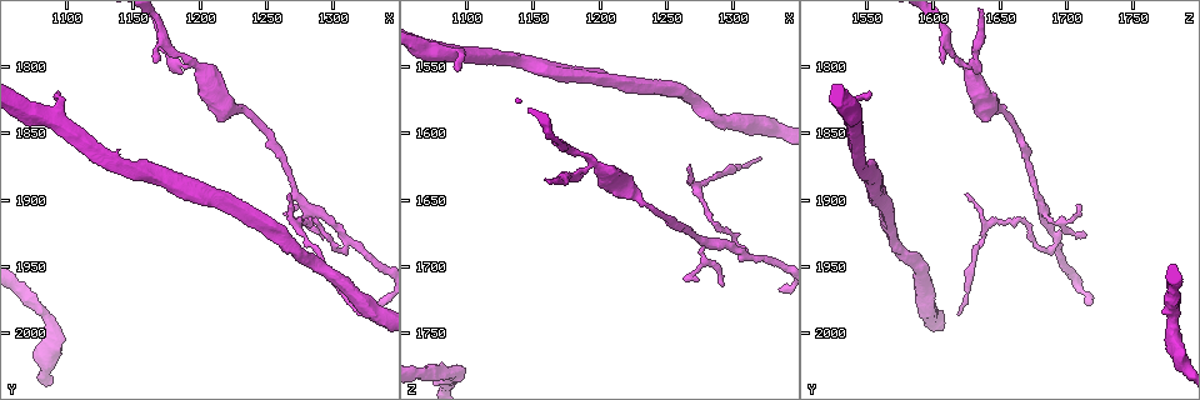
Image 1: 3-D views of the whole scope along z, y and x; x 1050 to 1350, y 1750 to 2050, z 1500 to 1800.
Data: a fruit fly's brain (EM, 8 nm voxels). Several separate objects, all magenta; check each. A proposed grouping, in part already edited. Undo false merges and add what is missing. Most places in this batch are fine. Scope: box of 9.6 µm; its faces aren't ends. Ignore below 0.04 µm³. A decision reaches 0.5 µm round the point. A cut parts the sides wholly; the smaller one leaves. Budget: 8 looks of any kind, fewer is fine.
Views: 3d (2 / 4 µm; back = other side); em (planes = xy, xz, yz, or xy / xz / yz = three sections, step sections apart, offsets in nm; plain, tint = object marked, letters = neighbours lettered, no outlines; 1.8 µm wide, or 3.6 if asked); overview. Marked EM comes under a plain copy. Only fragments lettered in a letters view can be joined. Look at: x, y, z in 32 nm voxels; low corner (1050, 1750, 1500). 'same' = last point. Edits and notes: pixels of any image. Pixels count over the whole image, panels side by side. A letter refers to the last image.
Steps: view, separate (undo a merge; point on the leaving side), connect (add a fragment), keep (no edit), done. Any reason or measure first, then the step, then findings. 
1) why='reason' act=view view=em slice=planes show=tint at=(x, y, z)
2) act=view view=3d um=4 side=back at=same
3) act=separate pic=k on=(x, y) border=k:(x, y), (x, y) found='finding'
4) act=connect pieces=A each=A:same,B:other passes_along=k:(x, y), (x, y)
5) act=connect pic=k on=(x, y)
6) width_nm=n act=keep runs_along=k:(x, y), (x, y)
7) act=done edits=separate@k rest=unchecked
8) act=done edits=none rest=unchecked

why='free end' act=view view=em slice=yz step=4 show=letters at=(1336, 1976, 1716)

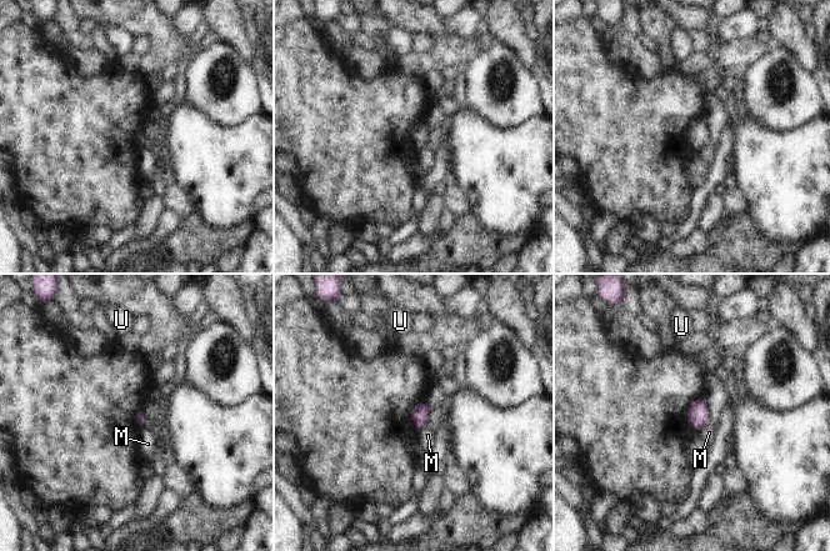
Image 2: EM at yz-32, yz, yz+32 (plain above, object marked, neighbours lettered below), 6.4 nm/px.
act=view view=em slice=planes show=letters at=same

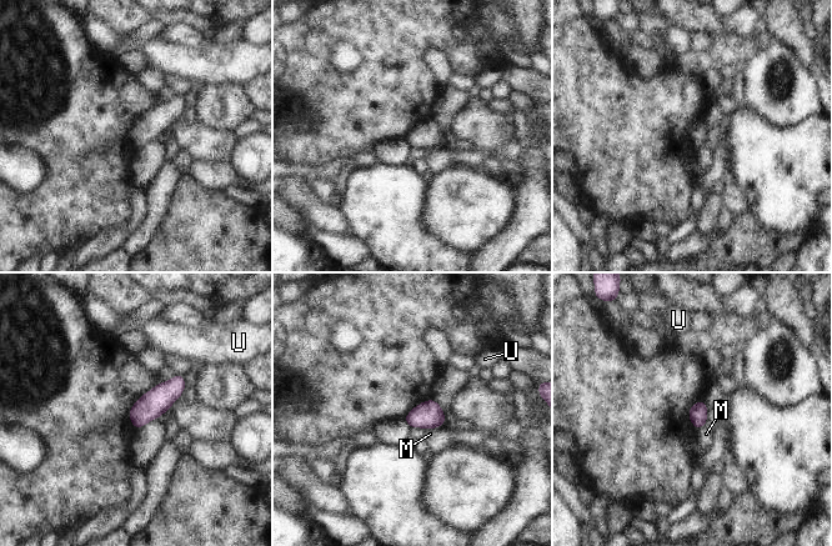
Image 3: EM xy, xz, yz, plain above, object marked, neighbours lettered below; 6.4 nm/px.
longest_contact=M:80nm act=keep each=M:other,U:other border=3:(706, 424), (697, 430) found='no lettered fragment goes on from it'

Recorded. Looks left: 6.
why='three-way junction' act=view view=em slice=yz step=8 show=tint at=(1310, 1932, 1694)

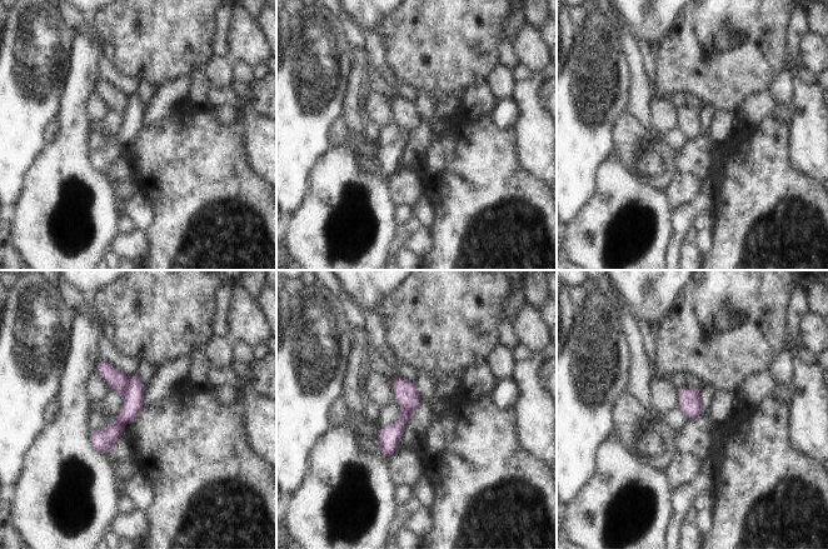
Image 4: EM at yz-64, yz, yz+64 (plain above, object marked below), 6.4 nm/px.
act=view view=em slice=planes show=tint at=same

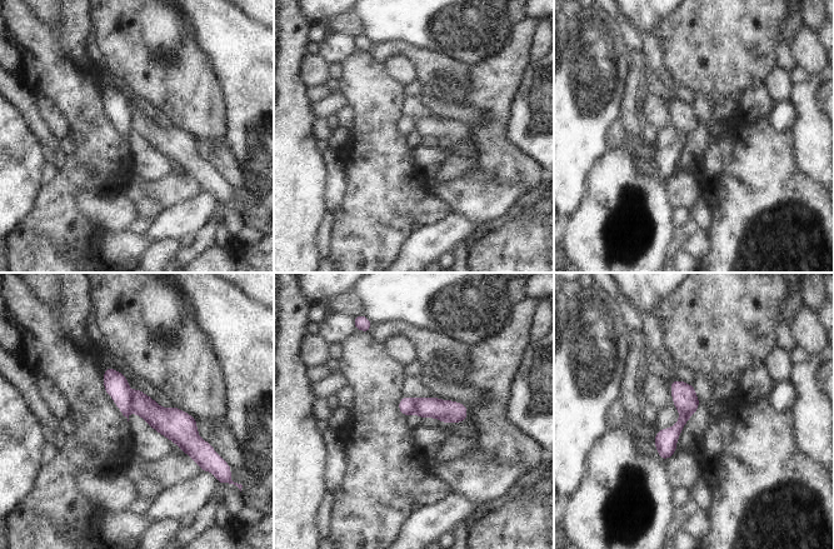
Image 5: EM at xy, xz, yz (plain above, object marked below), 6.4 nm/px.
act=view view=em slice=planes show=letters at=same

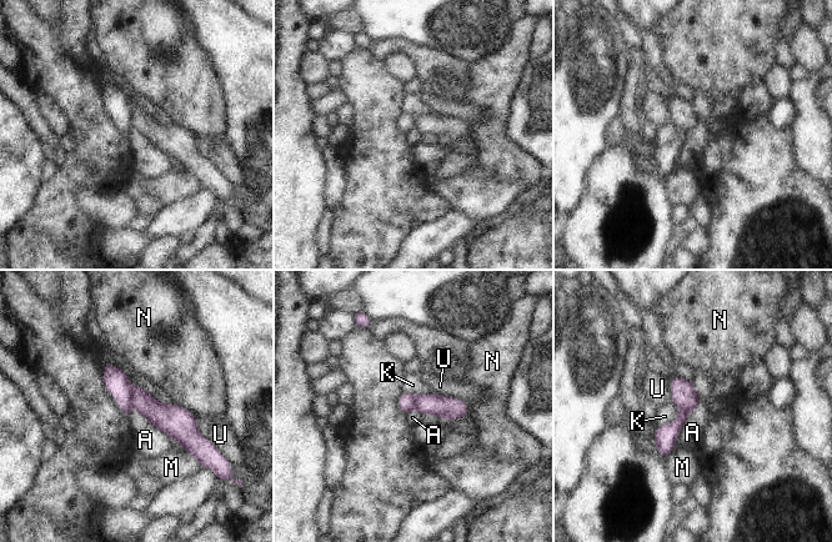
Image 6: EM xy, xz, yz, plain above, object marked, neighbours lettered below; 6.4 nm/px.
act=separate pic=6 on=(115, 381) each=A:other,K:other,M:other,N:other,U:other found='two neurons meet here'

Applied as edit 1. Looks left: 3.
why='redraw' act=view view=overview

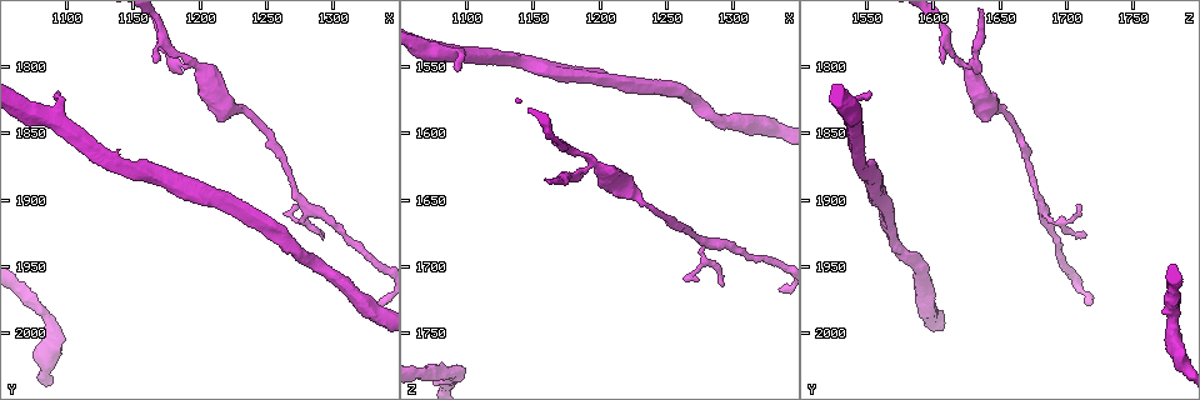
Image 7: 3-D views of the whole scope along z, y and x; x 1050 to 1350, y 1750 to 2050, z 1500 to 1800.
why='branch stops here' act=view view=em slice=planes show=letters at=(1094, 1826, 1550)

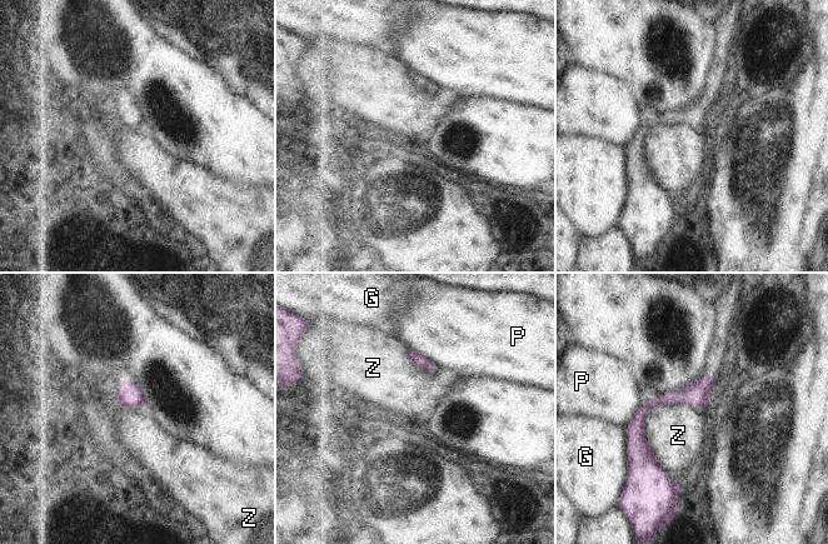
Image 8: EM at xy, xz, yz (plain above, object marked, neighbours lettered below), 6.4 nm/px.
longest_contact=Z:500nm act=keep each=G:other,P:other,Z:other border=8:(658, 403), (644, 440), (679, 480) found='none of them fits'

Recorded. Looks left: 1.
act=done edits=separate@6 rest=unchecked

